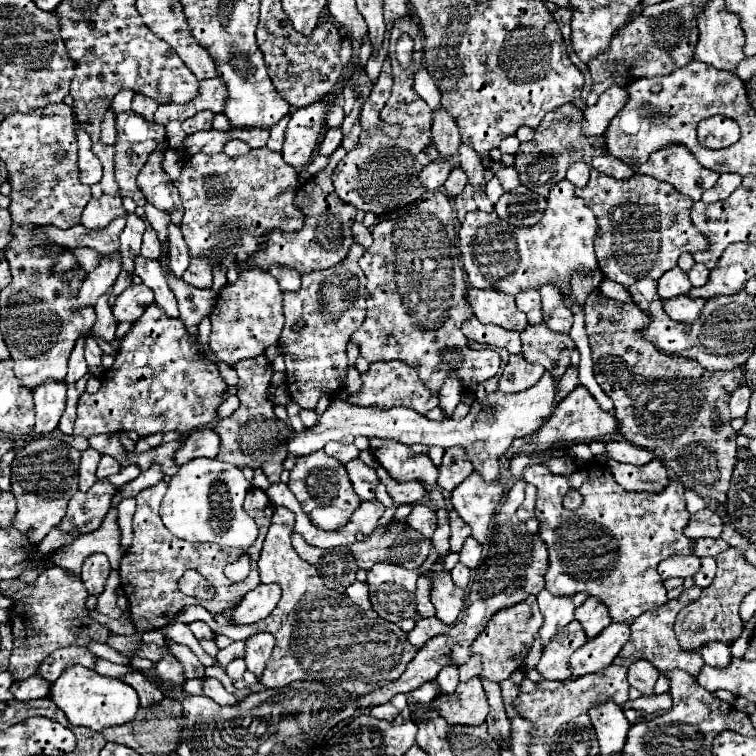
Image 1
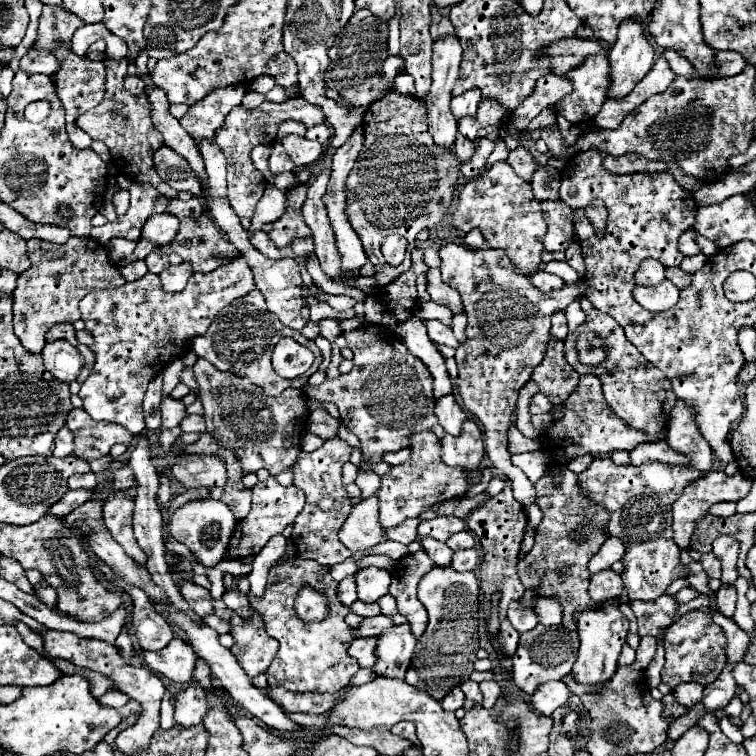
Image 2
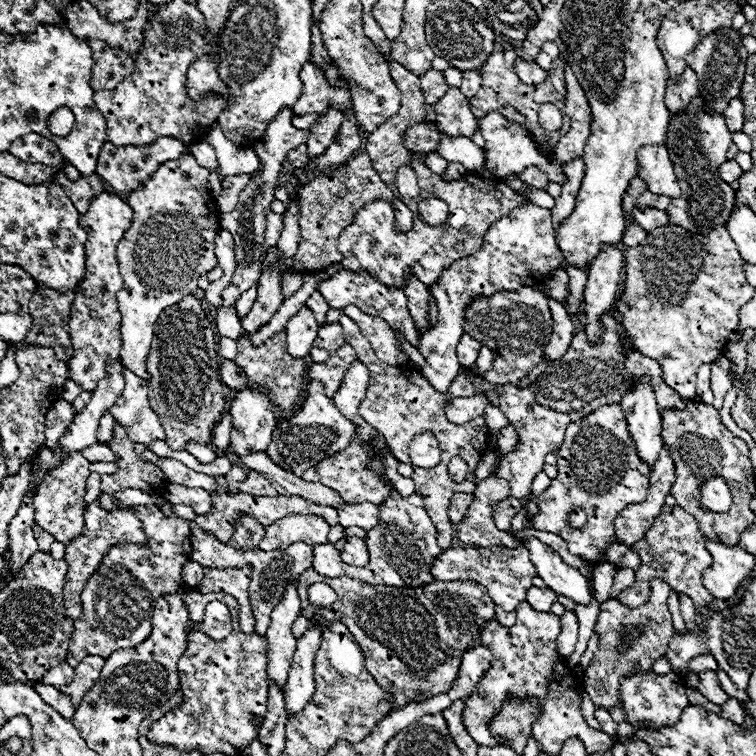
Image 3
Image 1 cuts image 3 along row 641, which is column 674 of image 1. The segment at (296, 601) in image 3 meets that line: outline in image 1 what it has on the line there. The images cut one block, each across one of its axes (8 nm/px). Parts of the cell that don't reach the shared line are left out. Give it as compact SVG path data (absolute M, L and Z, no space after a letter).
M676 266L668 272L664 272L658 280L658 296L662 300L668 300L668 298L674 298L674 296L682 296L686 292L690 292L692 284L688 280L688 276Z

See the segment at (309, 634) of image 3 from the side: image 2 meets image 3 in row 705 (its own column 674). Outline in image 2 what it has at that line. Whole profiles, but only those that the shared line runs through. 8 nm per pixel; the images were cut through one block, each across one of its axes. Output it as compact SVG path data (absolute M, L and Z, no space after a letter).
M664 280L658 286L636 286L634 288L634 300L638 300L640 306L648 308L650 312L664 312L678 304L680 290L670 282Z

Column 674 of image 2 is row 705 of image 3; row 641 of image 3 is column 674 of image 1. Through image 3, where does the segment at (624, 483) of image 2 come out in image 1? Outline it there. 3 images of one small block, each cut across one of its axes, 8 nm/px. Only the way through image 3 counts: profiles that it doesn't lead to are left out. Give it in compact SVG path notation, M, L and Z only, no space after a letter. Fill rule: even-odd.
M536 464L524 470L524 480L534 484L538 490L534 516L540 522L538 536L548 546L548 570L546 570L546 590L554 592L554 596L574 596L578 592L586 592L588 596L600 598L614 622L632 622L646 610L658 608L668 602L666 588L662 586L662 578L656 572L660 560L670 556L690 556L696 540L684 536L684 528L690 520L690 514L684 506L684 488L678 482L670 482L662 492L628 492L616 484L614 476L604 464L586 464L590 468L580 468L570 476L552 474L546 466ZM576 488L584 502L578 510L566 510L562 506L564 494Z

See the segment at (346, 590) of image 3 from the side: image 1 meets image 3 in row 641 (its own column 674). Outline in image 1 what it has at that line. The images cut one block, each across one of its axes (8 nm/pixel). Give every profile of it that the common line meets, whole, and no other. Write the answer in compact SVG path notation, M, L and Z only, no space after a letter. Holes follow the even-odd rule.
M594 290L586 298L584 314L586 330L590 336L596 382L614 400L614 414L618 416L618 422L622 422L622 436L664 460L662 464L668 468L672 480L680 482L684 488L690 488L700 496L714 498L724 504L736 460L736 432L730 428L732 418L728 410L728 400L732 392L742 386L744 370L734 368L728 372L708 372L692 358L668 356L664 352L658 352L654 344L650 344L642 336L642 330L652 322L652 316L634 304L610 300L602 296L600 290ZM714 414L722 420L718 426L712 424Z

